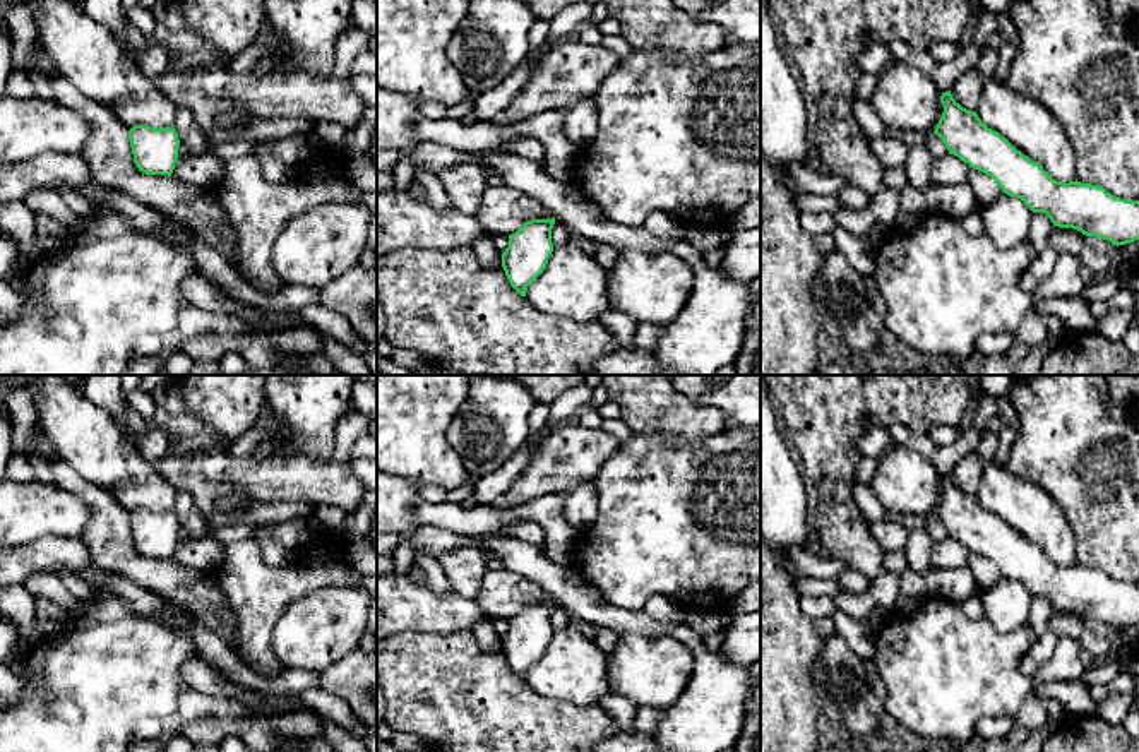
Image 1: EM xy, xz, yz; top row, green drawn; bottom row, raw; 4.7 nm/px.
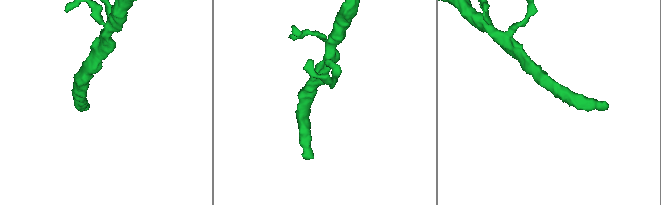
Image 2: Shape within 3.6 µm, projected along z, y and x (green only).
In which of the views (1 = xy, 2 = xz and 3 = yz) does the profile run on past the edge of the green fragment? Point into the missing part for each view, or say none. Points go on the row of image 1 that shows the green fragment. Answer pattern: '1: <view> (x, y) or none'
1: none
2: none
3: none

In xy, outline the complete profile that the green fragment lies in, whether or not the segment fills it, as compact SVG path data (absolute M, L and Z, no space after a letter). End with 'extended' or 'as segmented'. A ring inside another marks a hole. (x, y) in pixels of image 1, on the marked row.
M134 125L128 130L134 163L146 175L171 176L178 161L180 139L173 127Z | as segmented

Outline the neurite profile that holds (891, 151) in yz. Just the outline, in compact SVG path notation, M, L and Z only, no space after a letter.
M879 137L870 140L870 149L887 166L884 187L899 194L908 185L904 164L909 146L899 137Z

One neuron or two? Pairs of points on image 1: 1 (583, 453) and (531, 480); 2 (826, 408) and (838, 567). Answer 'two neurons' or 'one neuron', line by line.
1: one neuron
2: two neurons

